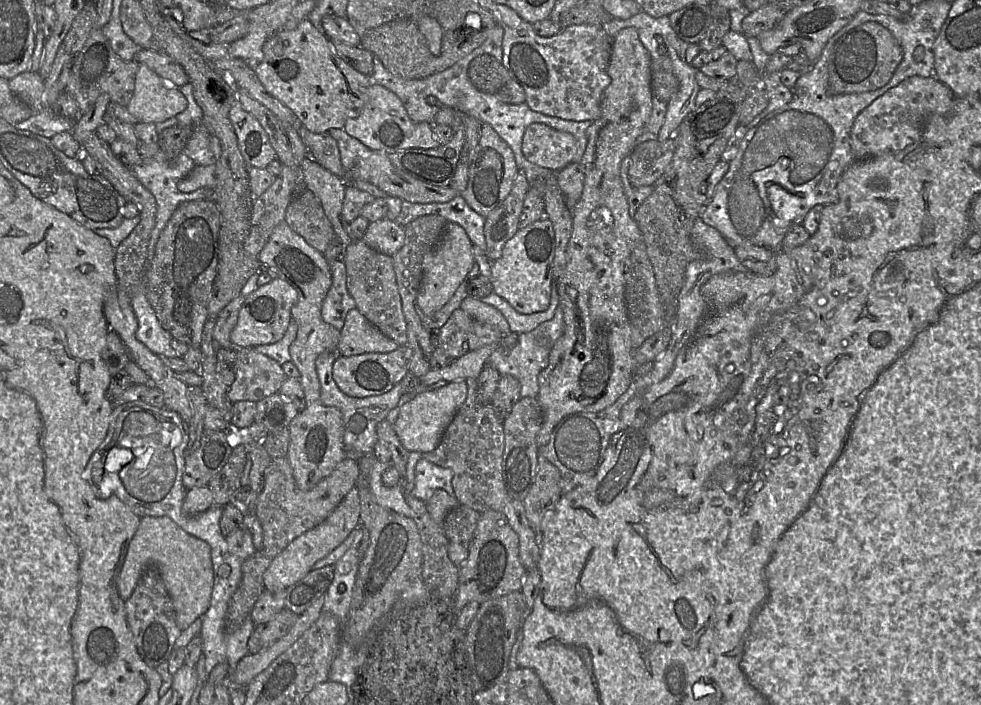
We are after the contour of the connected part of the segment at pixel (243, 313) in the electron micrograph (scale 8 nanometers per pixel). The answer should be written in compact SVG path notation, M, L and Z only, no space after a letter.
M277 277L258 287L244 299L230 341L240 348L273 344L282 339L292 320L291 309L298 301L297 289L287 280Z

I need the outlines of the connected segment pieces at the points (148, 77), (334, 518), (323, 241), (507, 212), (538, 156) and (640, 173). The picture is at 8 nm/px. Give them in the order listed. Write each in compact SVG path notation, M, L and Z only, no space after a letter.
M139 64L135 88L126 106L139 123L161 123L180 114L187 100L179 87L168 84L145 64Z
M353 487L321 524L295 538L278 554L263 575L264 588L270 592L284 591L305 577L313 565L336 549L360 523L360 499Z
M309 190L292 199L287 207L284 222L321 253L325 252L335 235L320 201Z
M519 170L505 200L485 217L485 254L492 261L501 257L505 243L519 230L519 216L529 188L525 174Z
M532 123L525 129L521 149L527 161L558 172L573 161L577 144L575 136L568 132Z
M647 140L630 153L628 179L632 186L653 186L670 164L675 152L675 140Z

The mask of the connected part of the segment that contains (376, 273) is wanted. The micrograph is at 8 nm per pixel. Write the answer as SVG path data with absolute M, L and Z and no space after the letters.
M357 240L346 247L343 262L346 266L347 290L355 300L356 309L385 336L394 340L399 346L406 346L408 341L407 327L392 256L374 250L363 240Z

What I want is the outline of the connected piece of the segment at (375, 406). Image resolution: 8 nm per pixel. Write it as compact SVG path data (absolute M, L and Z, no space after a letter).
M325 351L315 361L316 372L320 383L320 400L325 406L336 407L343 417L344 434L343 442L346 451L355 451L359 458L365 454L372 453L378 442L376 427L378 423L385 420L390 410L395 408L403 394L401 383L397 383L388 392L368 397L351 397L343 393L333 378L333 364L338 357L337 351Z

